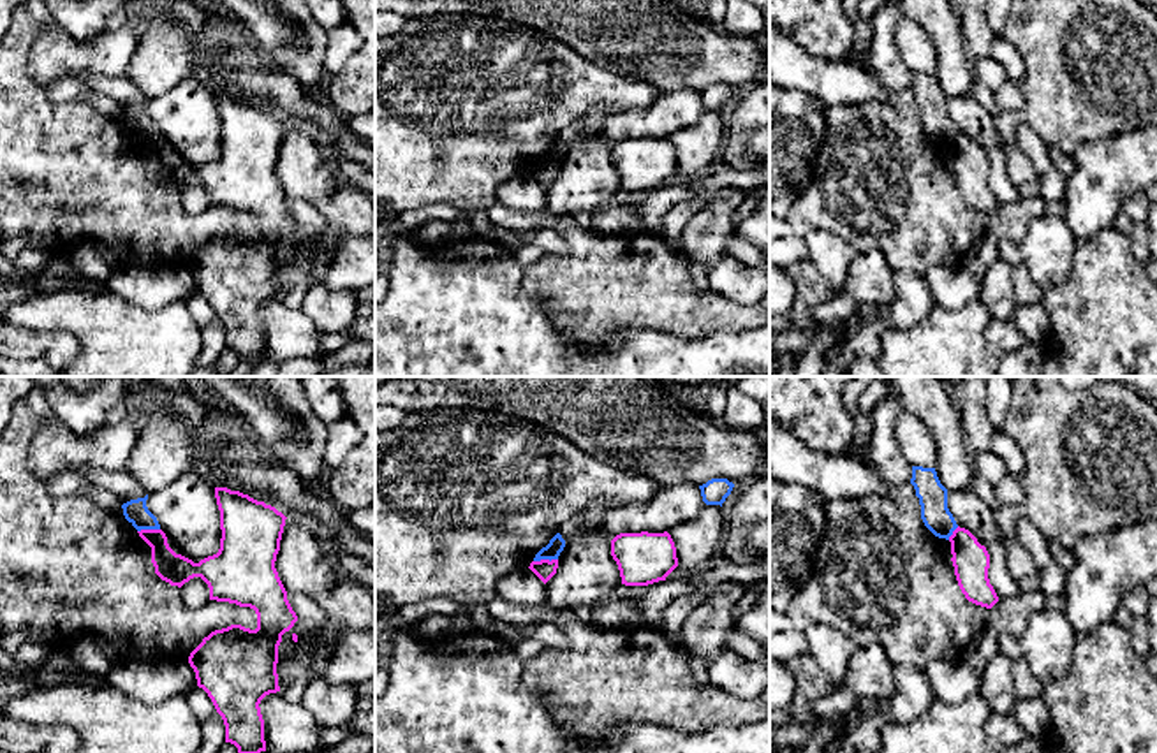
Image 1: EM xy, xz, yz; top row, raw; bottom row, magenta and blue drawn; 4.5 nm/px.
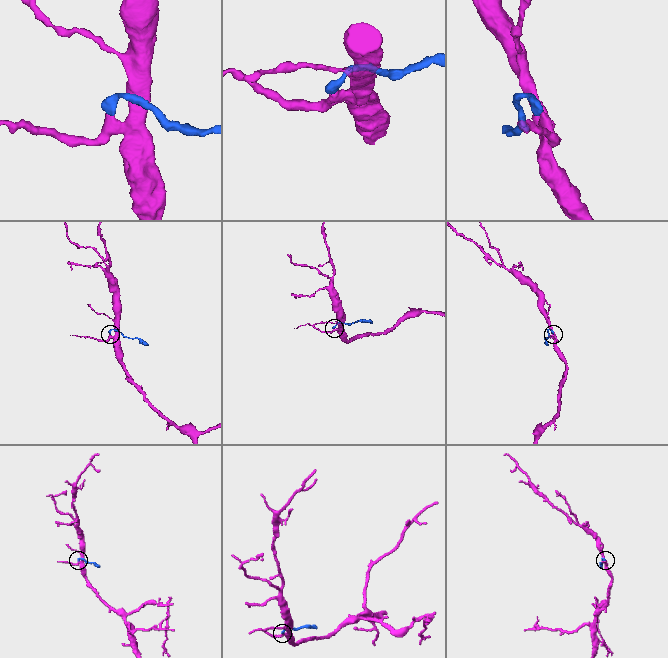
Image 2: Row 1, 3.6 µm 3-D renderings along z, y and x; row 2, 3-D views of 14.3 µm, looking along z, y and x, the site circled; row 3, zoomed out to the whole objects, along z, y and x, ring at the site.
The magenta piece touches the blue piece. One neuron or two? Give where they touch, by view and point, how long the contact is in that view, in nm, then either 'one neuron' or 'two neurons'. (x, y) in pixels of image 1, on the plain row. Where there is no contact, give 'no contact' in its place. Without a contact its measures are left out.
xz (545, 166) | 110 nm | two neurons

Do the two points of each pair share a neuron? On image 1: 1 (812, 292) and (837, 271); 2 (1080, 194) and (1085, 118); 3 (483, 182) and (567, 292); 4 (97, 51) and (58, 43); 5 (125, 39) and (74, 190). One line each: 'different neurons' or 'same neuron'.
1: different neurons
2: different neurons
3: different neurons
4: same neuron
5: different neurons

